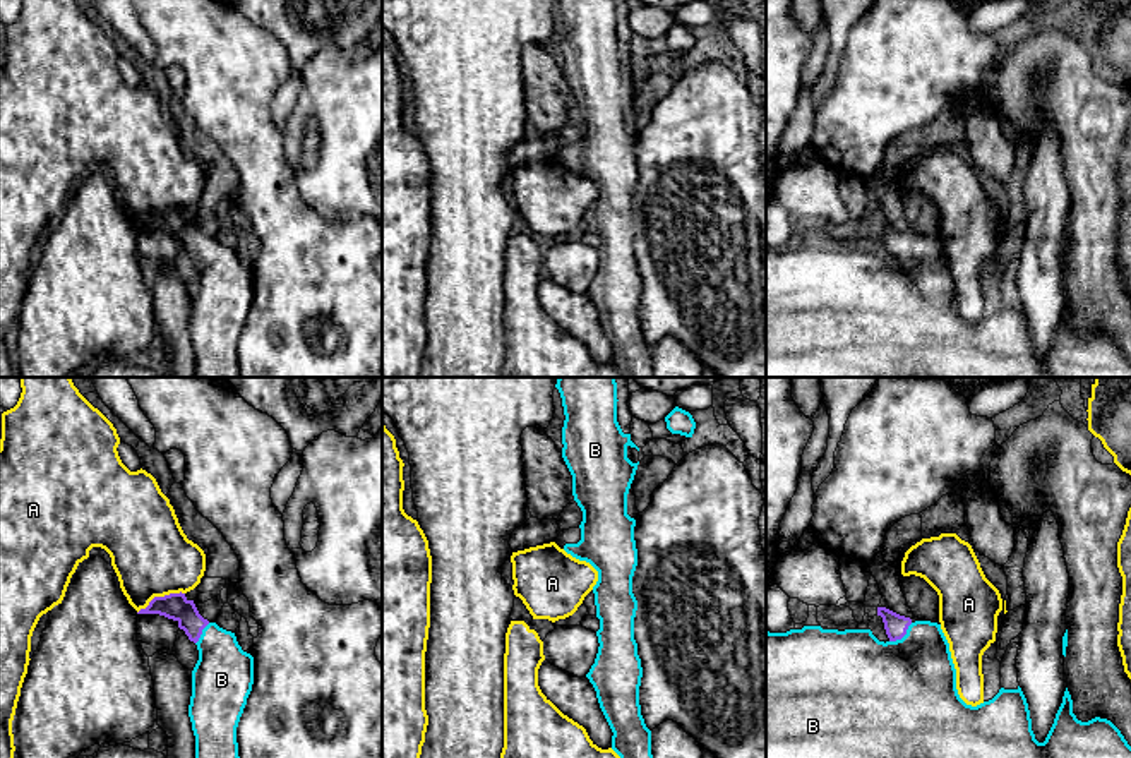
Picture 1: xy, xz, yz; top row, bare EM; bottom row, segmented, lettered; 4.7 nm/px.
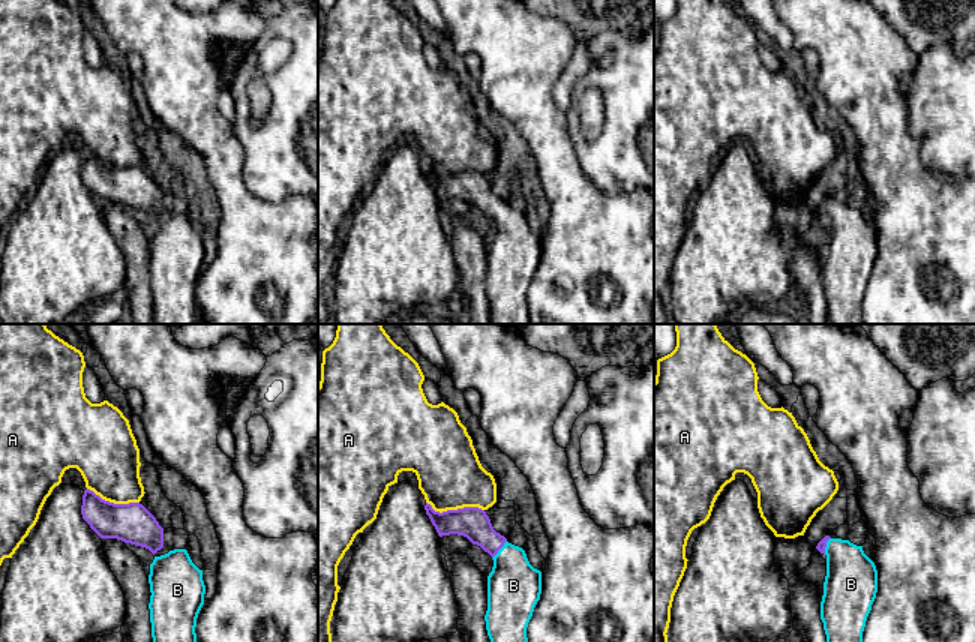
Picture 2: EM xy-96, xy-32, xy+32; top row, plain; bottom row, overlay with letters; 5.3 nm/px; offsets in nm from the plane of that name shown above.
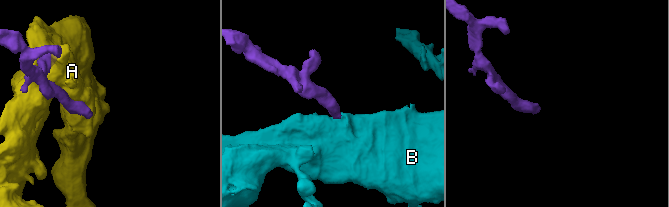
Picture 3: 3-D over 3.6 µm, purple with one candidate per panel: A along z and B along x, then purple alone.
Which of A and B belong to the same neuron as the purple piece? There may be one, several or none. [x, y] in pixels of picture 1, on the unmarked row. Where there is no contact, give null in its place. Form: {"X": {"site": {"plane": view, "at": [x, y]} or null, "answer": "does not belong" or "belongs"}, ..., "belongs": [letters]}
{"A": {"site": {"plane": "xy", "at": [160, 213]}, "answer": "does not belong"}, "B": {"site": {"plane": "yz", "at": [902, 252]}, "answer": "belongs"}, "belongs": ["B"]}

